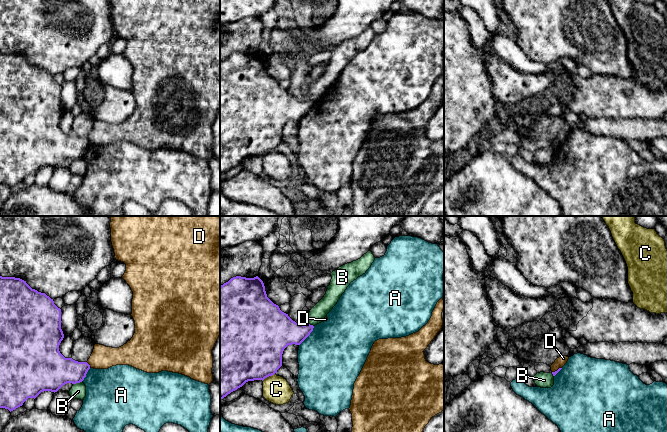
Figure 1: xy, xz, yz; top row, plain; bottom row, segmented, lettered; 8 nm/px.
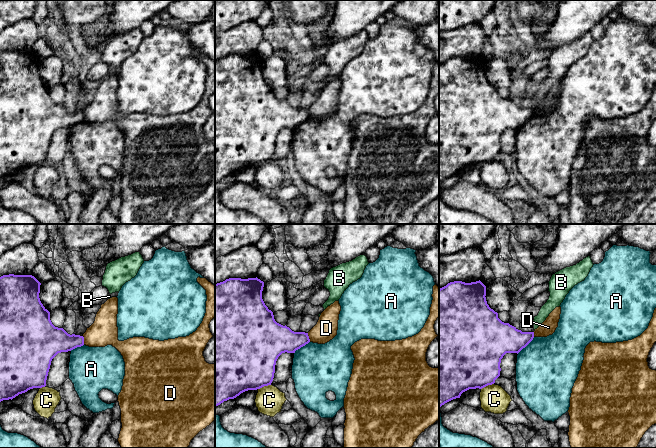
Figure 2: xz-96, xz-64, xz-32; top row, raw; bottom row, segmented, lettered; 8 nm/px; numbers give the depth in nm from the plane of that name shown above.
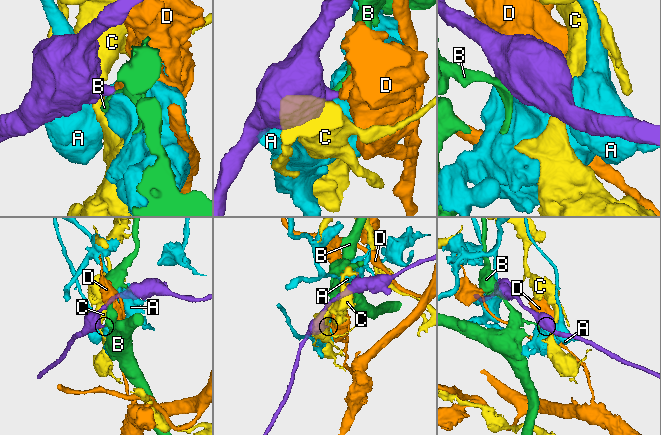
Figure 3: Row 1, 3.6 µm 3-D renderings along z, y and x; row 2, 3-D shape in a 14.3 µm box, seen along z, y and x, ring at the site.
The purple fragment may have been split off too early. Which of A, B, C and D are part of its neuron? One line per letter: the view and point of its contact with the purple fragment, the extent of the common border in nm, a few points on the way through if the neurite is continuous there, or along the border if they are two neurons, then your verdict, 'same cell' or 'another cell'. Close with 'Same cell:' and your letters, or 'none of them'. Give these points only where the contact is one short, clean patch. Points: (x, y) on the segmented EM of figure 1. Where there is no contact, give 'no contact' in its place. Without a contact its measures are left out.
A: meets purple in xz at (308, 335); contact 200 nm long; another cell
B: meets purple in xy at (77, 382); contact 80 nm long; another cell
C: meets purple in xz at (268, 376); contact 120 nm long; border along xz (274, 373), (262, 380); another cell
D: meets purple in xy at (88, 364); contact 50 nm long; border along xy (86, 362), (90, 366); another cell
Same cell: none of them

